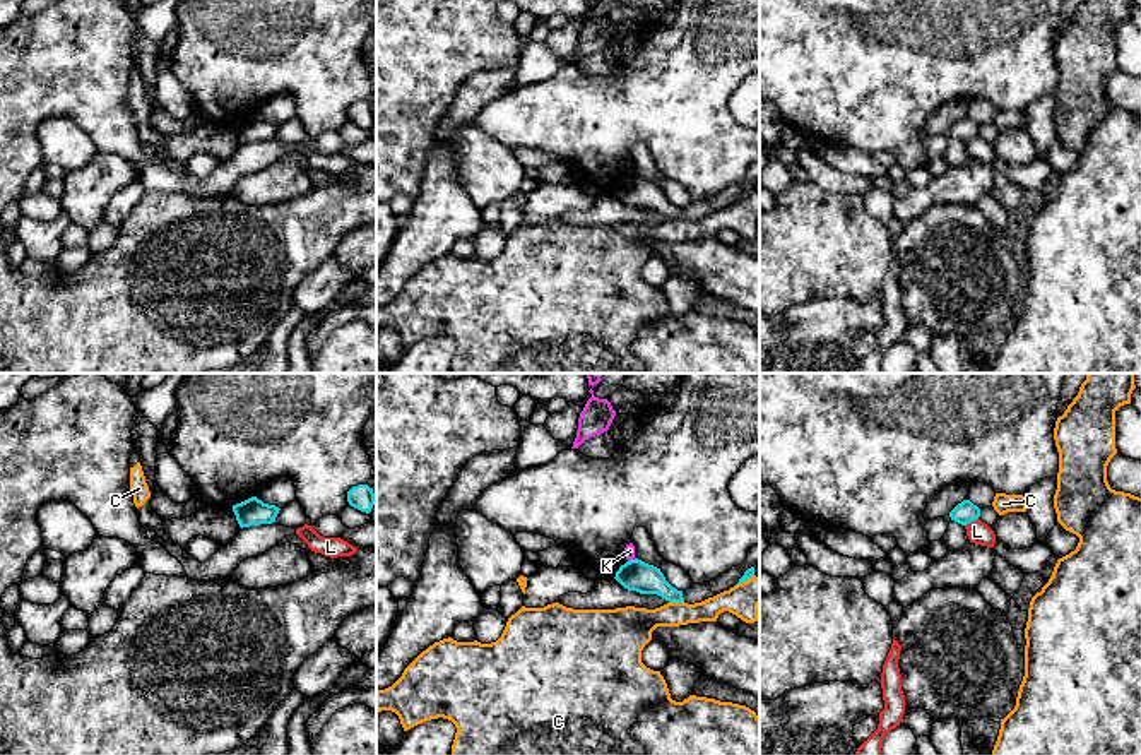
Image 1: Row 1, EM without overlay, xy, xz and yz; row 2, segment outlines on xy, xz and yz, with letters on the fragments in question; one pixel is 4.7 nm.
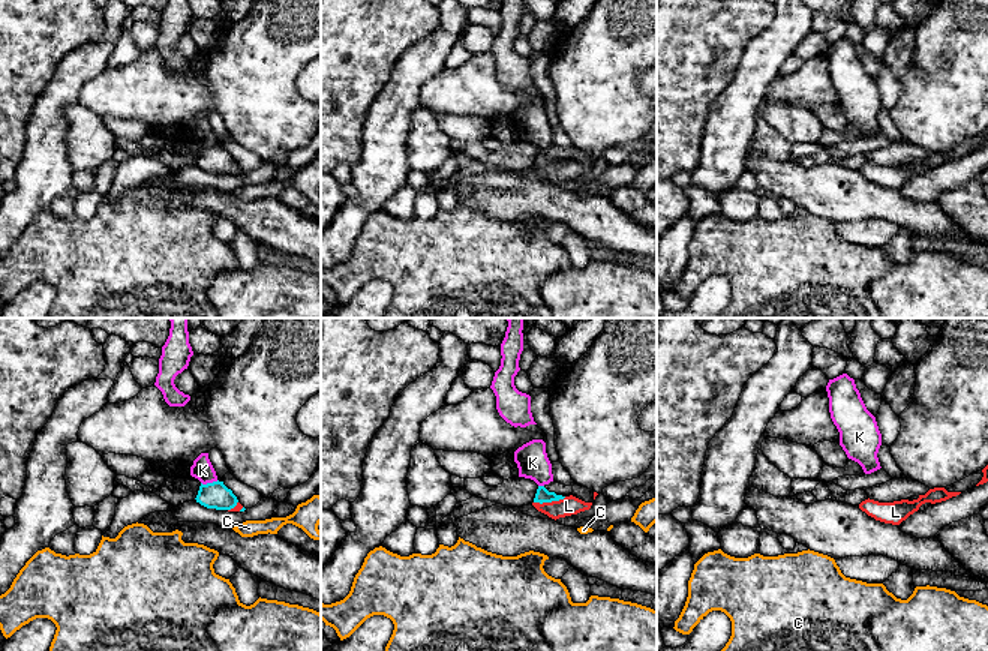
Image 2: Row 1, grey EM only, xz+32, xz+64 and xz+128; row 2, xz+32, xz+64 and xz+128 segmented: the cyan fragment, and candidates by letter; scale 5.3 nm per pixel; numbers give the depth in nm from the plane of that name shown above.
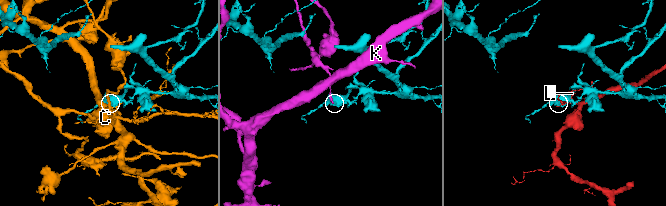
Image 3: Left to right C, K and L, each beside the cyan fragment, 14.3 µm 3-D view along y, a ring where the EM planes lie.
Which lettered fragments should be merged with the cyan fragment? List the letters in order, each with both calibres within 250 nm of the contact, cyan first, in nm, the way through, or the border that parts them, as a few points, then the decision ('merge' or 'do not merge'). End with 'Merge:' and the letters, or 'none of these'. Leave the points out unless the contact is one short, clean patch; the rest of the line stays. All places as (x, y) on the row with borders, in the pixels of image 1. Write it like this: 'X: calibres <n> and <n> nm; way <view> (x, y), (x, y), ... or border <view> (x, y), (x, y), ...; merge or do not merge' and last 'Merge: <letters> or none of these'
C: calibres 140 and 200 nm; border xz (669, 601), (683, 603); do not merge
K: calibres 140 and 50 nm; border xz (635, 558), (628, 562); do not merge
L: calibres 110 and 110 nm; border yz (977, 517), (965, 526); do not merge
Merge: none of these

